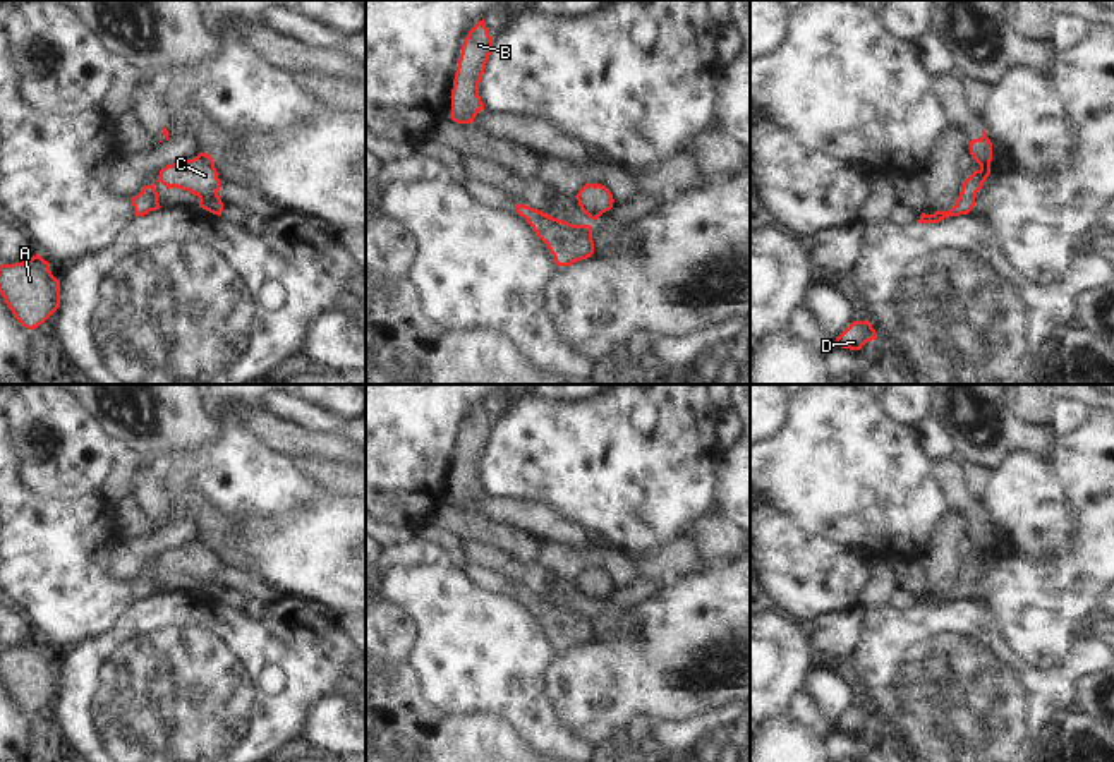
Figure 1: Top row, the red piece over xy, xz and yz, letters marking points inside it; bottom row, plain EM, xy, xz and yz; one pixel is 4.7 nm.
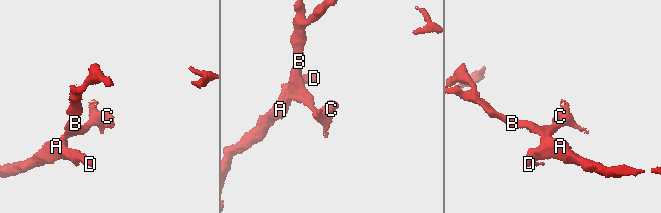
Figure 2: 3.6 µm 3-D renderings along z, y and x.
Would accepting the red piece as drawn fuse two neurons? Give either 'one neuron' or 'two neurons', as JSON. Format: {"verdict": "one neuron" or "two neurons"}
{"verdict": "one neuron"}

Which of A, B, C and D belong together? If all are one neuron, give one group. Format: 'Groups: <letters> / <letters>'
Groups: A B C D

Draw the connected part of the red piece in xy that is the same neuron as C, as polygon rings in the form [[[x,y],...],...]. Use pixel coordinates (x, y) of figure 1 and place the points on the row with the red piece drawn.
[[[199,153],[192,160],[172,163],[160,170],[158,180],[166,189],[177,187],[199,197],[199,208],[221,216],[223,203],[218,196],[220,178],[209,154]]]

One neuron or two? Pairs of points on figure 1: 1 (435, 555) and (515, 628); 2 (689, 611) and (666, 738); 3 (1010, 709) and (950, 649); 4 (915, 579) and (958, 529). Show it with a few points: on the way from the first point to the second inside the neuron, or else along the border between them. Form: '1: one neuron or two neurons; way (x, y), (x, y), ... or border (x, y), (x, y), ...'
1: two neurons; border (445, 560), (417, 563)
2: two neurons; border (709, 718), (658, 723), (653, 726)
3: one neuron; way (994, 694), (965, 665)
4: one neuron; way (927, 567), (943, 551), (946, 541)

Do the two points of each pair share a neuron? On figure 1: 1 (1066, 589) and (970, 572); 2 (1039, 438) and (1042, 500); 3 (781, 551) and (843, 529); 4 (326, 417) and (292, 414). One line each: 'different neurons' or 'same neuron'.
1: different neurons
2: different neurons
3: different neurons
4: same neuron

